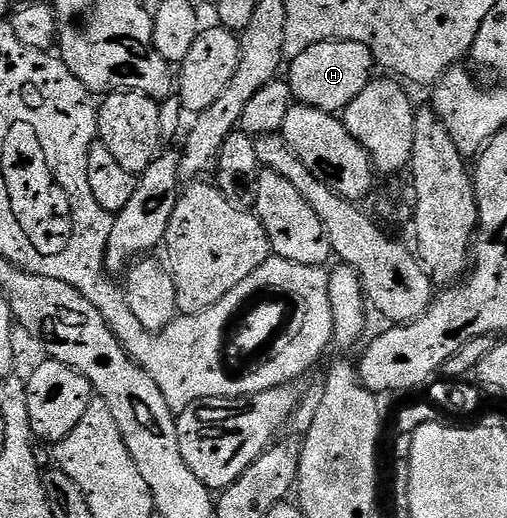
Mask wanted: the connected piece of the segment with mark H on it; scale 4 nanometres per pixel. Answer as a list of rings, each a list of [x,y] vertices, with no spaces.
[[[329,41],[308,47],[304,55],[289,62],[288,84],[291,98],[299,105],[316,107],[325,113],[341,114],[368,87],[375,72],[374,56],[364,43],[355,41]]]

